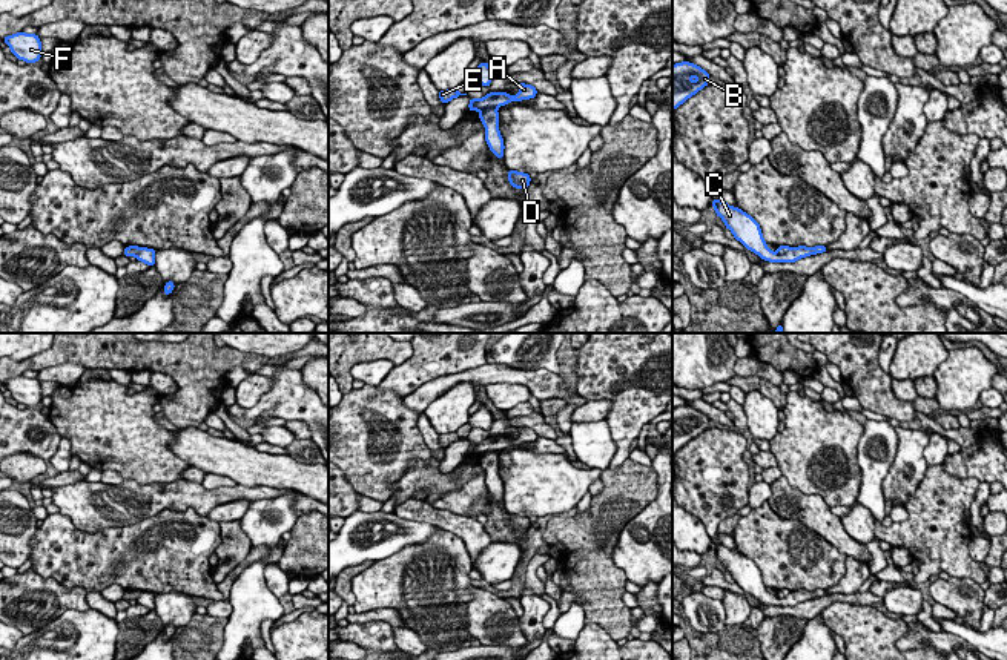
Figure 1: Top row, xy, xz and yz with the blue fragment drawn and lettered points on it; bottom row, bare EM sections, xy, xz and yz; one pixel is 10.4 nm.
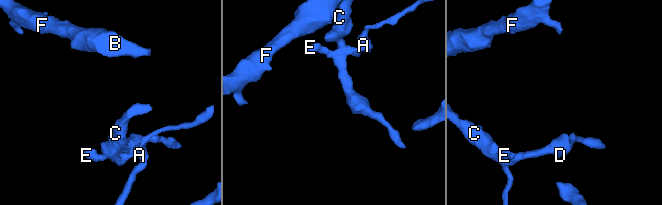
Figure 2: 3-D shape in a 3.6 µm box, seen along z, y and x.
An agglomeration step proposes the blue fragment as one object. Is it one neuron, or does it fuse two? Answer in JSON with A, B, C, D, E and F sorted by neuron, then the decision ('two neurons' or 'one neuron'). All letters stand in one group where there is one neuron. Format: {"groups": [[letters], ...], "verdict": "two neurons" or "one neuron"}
{"groups": [["A", "E"], ["B", "C", "D", "F"]], "verdict": "two neurons"}

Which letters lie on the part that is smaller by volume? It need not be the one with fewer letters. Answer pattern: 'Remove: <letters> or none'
Remove: A, E

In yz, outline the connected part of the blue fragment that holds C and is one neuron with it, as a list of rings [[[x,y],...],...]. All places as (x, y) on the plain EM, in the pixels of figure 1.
[[[712,543],[711,549],[715,553],[715,559],[720,560],[725,566],[725,573],[728,571],[734,582],[740,585],[746,594],[754,596],[761,603],[769,606],[795,606],[801,602],[827,596],[827,589],[815,589],[815,591],[791,591],[786,597],[774,597],[763,583],[763,577],[760,568],[754,563],[754,560],[748,559],[738,551],[732,551],[726,548],[723,543]]]

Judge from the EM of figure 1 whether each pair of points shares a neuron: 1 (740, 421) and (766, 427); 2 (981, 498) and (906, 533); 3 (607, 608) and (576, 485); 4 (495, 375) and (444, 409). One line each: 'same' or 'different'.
1: different
2: different
3: different
4: different

